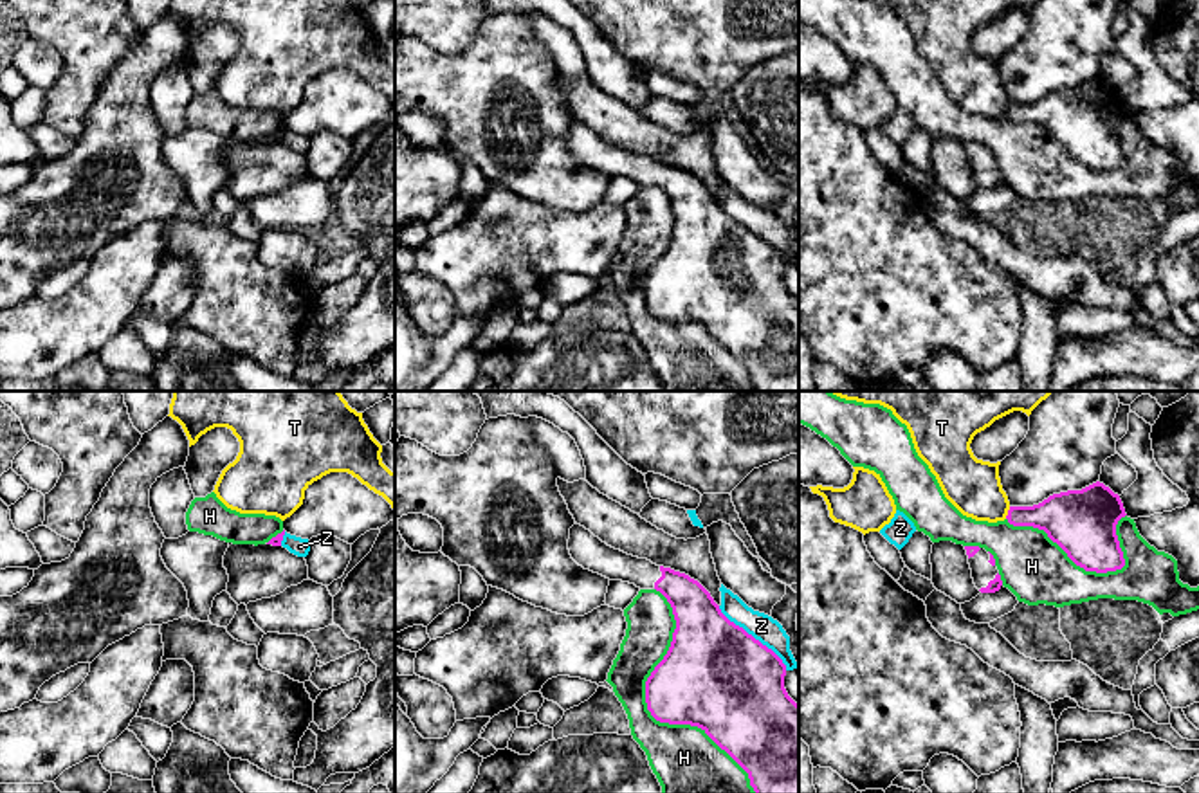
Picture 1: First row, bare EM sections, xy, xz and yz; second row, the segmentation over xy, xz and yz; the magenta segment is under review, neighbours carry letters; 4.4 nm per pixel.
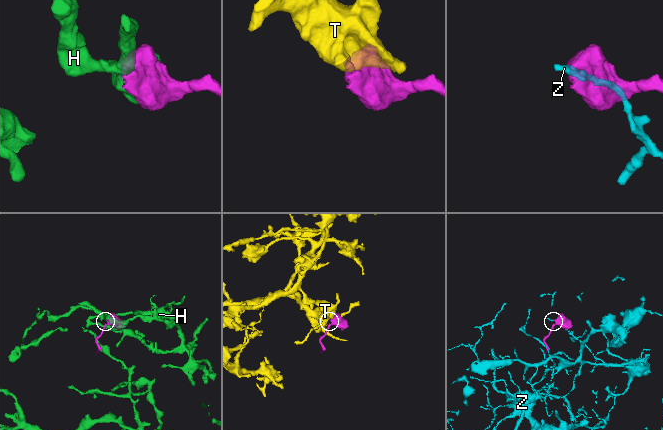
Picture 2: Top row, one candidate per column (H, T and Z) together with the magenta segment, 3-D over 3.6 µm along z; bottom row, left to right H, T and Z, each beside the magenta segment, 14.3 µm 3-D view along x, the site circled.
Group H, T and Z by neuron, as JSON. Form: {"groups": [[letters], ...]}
{"groups": [["H"], ["T"], ["Z"]]}

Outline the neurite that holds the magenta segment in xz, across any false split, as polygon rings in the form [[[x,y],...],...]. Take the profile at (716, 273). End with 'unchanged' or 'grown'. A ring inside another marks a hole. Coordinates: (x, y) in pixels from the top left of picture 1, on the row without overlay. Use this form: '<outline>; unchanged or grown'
[[[581,121],[570,124],[572,155],[609,177],[660,187],[673,204],[676,225],[664,256],[645,278],[645,299],[660,319],[701,324],[746,369],[755,391],[799,391],[799,301],[784,285],[783,256],[730,218],[694,175],[615,146]]]; grown

